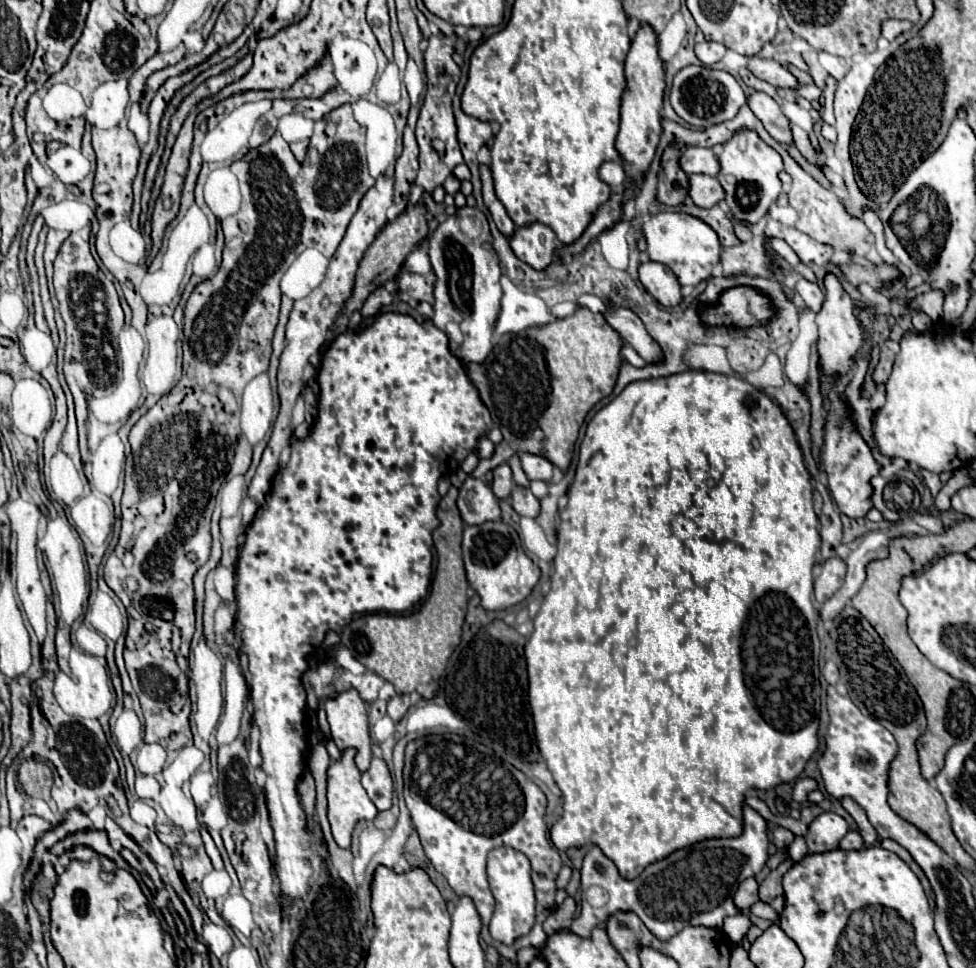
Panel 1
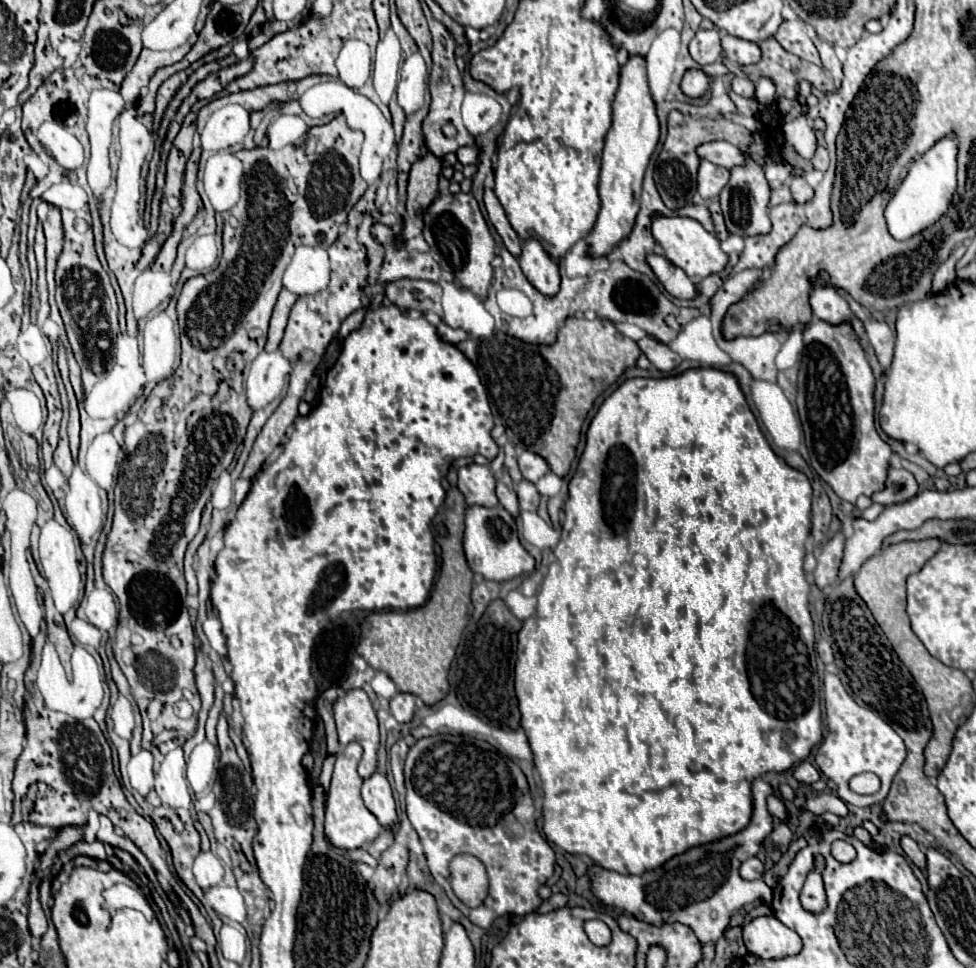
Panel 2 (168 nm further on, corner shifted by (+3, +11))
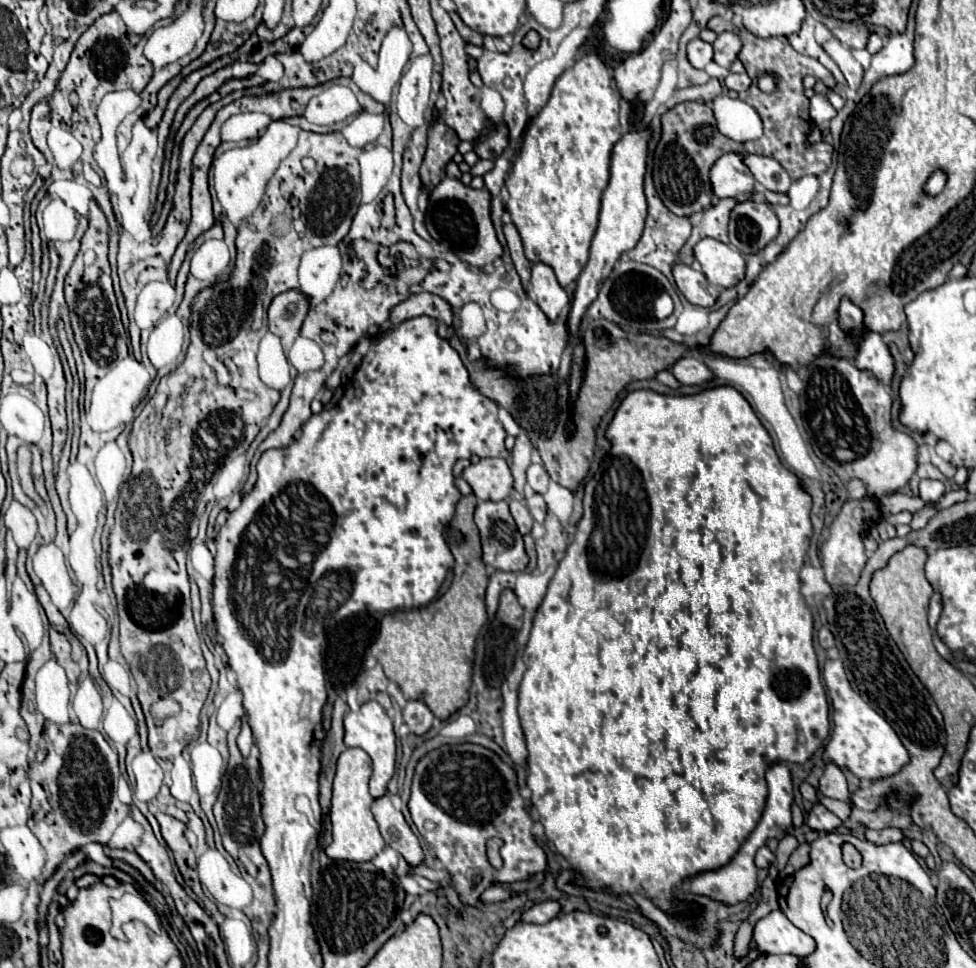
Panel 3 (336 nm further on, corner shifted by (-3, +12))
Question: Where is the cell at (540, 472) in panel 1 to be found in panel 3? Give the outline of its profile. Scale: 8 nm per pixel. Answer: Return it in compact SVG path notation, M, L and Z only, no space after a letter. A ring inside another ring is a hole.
M530 465L528 467L528 485L536 493L544 495L546 489L548 489L548 483L550 483L550 477L548 477L548 473L546 473L546 469L542 465Z

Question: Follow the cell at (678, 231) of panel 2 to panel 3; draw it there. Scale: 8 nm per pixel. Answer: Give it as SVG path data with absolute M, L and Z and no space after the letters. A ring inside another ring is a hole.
M702 239L694 247L694 253L708 283L718 291L736 287L746 275L746 261L732 245L724 245L716 239Z

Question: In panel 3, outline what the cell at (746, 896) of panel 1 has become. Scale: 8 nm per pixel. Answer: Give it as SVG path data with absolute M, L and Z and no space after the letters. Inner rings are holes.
M764 845L764 847L760 847L758 853L756 853L756 867L758 867L758 869L768 869L774 859L776 859L774 853Z

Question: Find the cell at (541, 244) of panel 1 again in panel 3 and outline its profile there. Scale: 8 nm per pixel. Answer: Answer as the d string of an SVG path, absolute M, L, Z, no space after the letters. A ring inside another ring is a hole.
M544 263L532 265L532 279L528 293L536 301L536 305L544 311L548 321L556 321L564 313L570 301L566 297L566 289L562 289L556 283L556 275L552 275L552 269Z

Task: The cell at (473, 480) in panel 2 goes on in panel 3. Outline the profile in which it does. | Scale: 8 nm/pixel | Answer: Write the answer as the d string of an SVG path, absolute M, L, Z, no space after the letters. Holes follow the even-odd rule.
M484 457L478 463L470 465L468 469L464 469L462 477L468 481L474 495L480 501L508 499L514 485L506 459L494 459L494 457Z

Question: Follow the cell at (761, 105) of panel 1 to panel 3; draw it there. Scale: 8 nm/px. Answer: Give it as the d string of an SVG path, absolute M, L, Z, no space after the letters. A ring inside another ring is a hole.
M730 73L726 79L724 79L724 85L728 89L734 89L734 91L746 91L746 87L750 87L750 77L746 73Z

